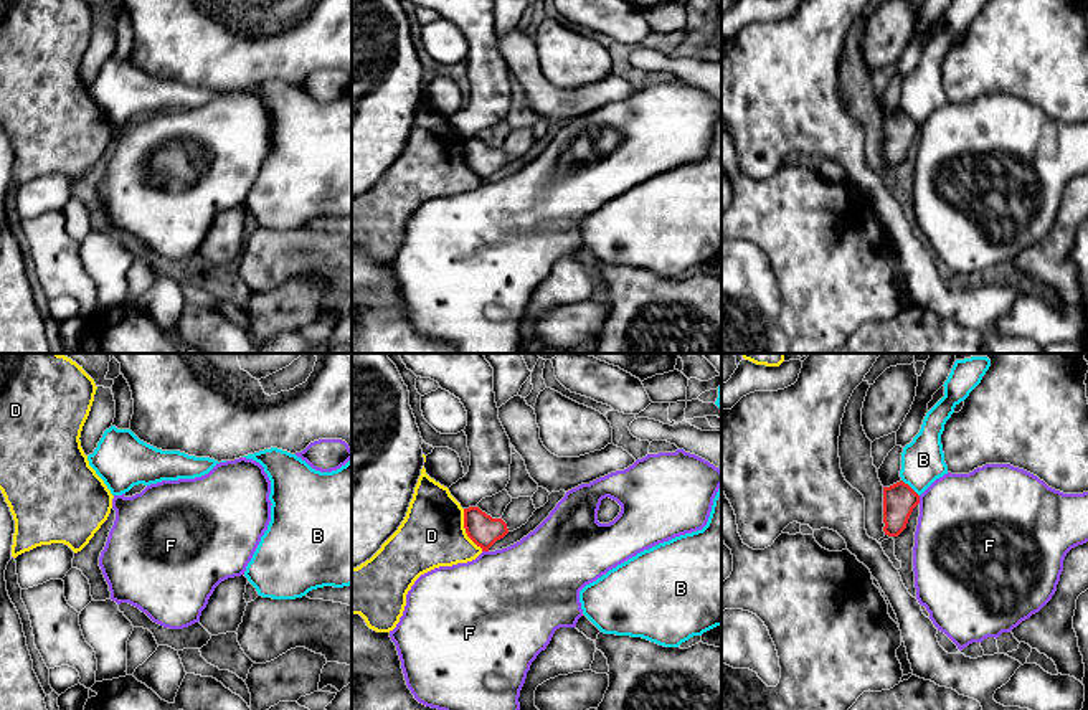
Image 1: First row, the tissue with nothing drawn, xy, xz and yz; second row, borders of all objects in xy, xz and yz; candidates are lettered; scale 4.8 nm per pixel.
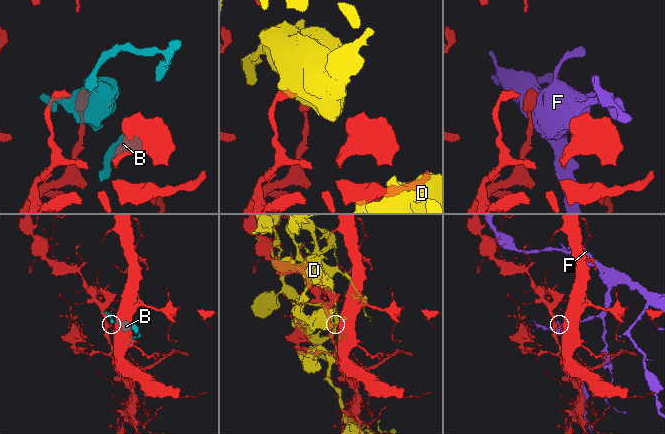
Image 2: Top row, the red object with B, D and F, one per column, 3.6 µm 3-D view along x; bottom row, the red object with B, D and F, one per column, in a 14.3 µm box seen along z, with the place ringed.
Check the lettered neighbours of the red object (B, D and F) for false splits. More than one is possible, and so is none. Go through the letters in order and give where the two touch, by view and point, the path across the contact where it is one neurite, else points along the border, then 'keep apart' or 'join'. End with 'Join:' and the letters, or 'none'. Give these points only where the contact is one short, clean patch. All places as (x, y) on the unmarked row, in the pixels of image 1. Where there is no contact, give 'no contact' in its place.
B: contact yz (910, 118); border yz (902, 109), (918, 126); keep apart
D: contact xz (466, 160); keep apart
F: contact yz (918, 129); keep apart
Join: none

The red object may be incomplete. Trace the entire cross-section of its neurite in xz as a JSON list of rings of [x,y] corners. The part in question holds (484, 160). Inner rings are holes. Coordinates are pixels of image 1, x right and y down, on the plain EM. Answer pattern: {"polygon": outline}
{"polygon": [[[479,137],[464,139],[464,159],[482,182],[489,182],[497,170],[509,163],[507,154],[502,149],[492,149]]]}

